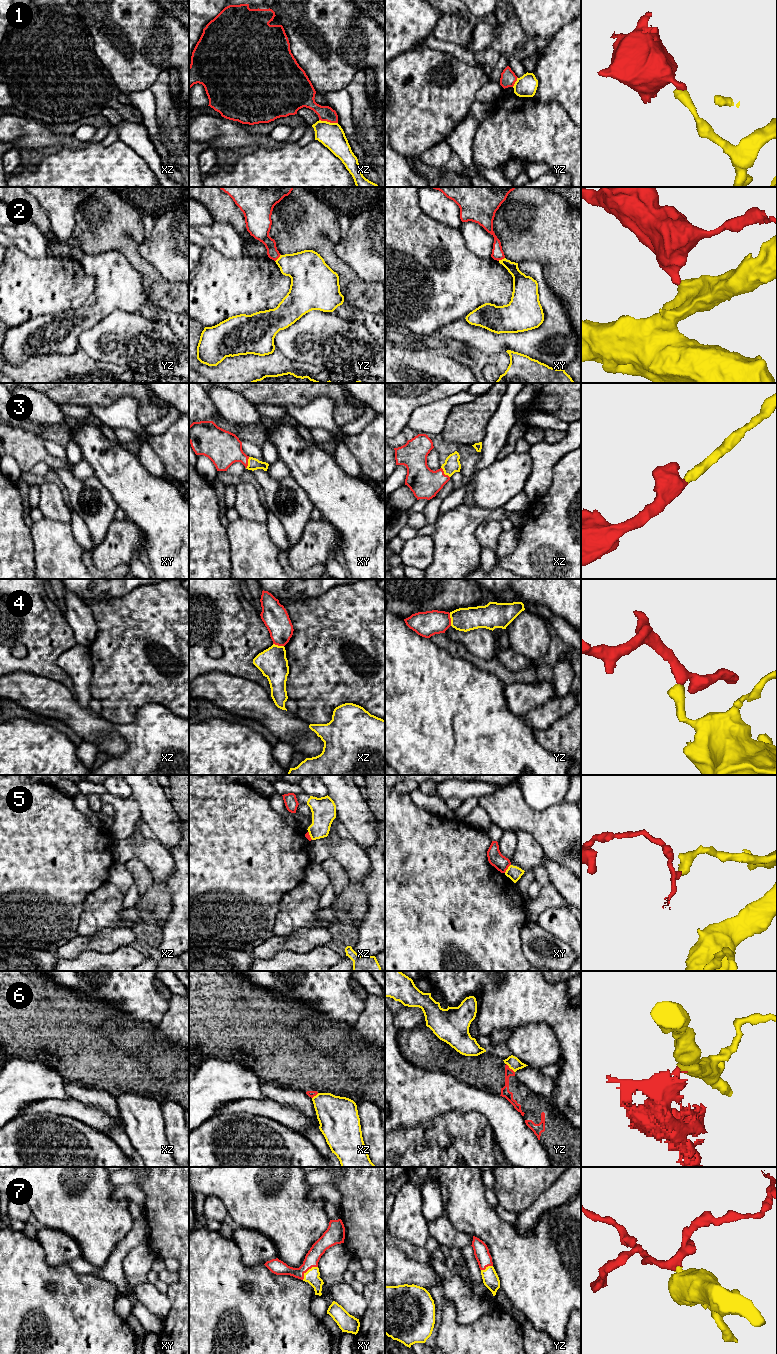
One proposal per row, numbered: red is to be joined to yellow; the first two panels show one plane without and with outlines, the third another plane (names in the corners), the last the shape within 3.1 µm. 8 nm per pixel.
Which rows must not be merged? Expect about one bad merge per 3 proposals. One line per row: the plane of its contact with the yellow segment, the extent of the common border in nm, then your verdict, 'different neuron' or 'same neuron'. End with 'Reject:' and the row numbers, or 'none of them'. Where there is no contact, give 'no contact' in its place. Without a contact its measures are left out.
1: xz | 160 nm | different neuron
2: yz | 80 nm | different neuron
3: xz | 110 nm | same neuron
4: yz | 110 nm | different neuron
5: xy | 90 nm | different neuron
6: yz | 100 nm | different neuron
7: xy | 170 nm | same neuron
Reject: 1, 2, 4, 5, 6

